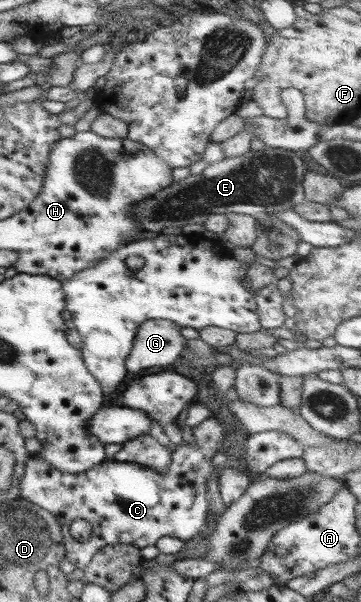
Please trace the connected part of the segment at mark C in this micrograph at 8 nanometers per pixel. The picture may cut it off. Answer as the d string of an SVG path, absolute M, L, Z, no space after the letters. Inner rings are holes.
M213 415L204 419L202 423L194 425L191 431L194 436L194 446L191 443L178 444L170 453L168 470L162 474L138 463L115 462L114 460L100 462L80 474L61 473L52 469L37 454L30 454L24 461L24 474L19 484L19 499L40 507L54 517L60 526L61 537L64 540L63 557L80 570L90 562L98 549L105 546L122 544L141 549L146 546L154 546L156 541L164 536L174 537L182 542L192 540L206 527L205 525L211 517L205 499L205 484L207 476L214 471L210 460L214 454L223 450L226 436L222 425ZM75 519L86 521L92 528L91 537L87 541L81 543L68 537L67 528Z

